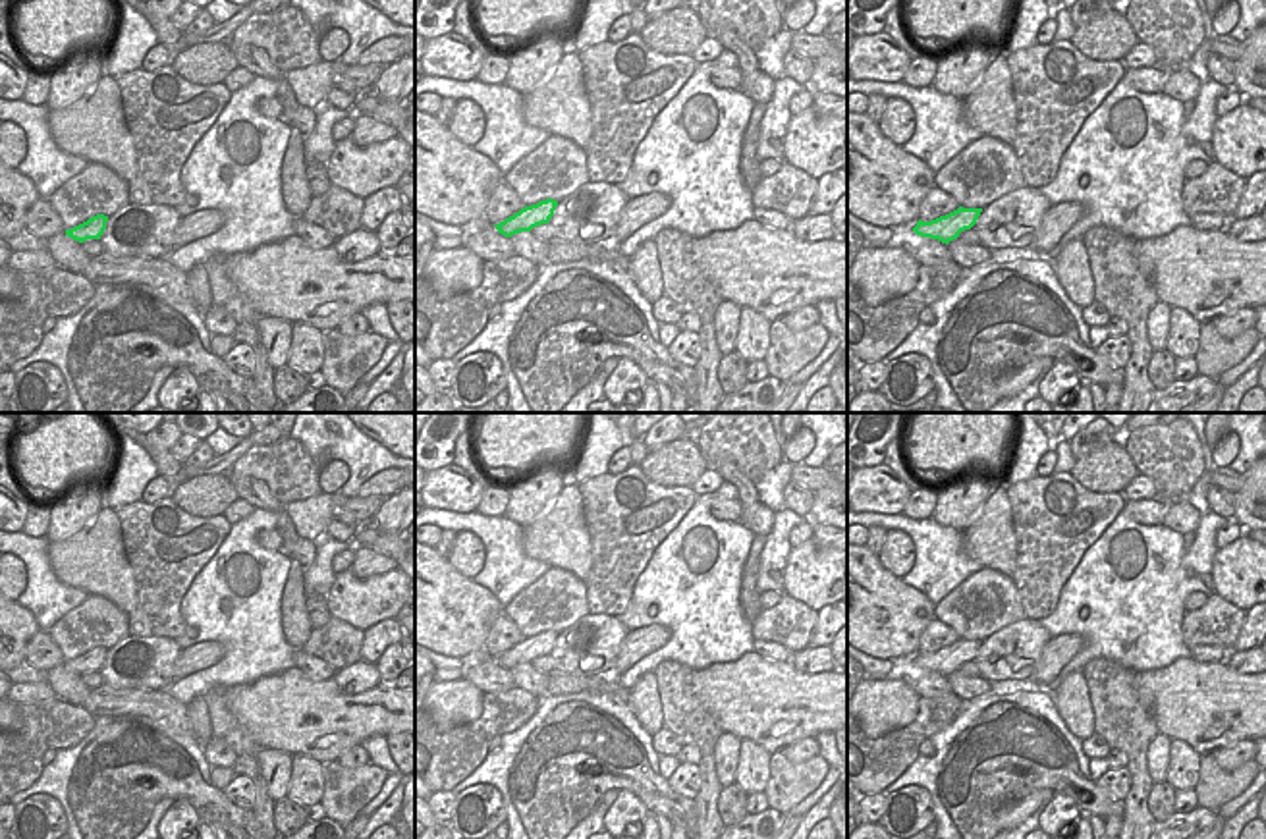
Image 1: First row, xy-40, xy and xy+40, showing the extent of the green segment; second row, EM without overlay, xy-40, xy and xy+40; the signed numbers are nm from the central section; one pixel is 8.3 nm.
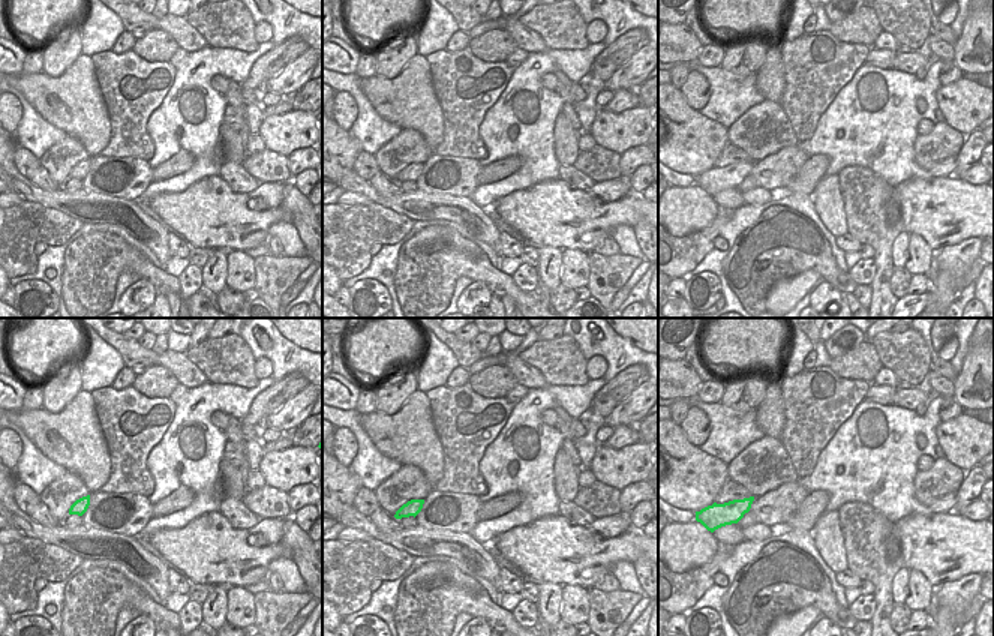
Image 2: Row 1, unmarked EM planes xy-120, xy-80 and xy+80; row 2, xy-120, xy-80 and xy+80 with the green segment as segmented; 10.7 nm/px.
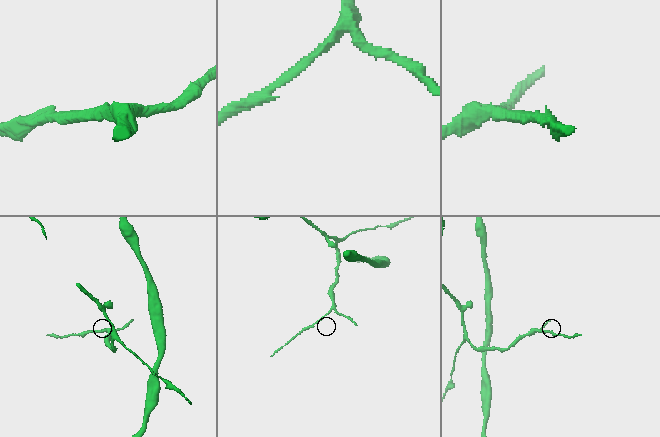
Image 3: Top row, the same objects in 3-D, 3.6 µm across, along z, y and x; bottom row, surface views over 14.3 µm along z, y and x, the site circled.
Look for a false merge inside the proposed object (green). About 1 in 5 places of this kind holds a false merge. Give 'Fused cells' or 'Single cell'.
Single cell

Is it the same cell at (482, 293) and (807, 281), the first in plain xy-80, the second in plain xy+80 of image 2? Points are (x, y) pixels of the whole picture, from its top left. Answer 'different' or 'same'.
different

